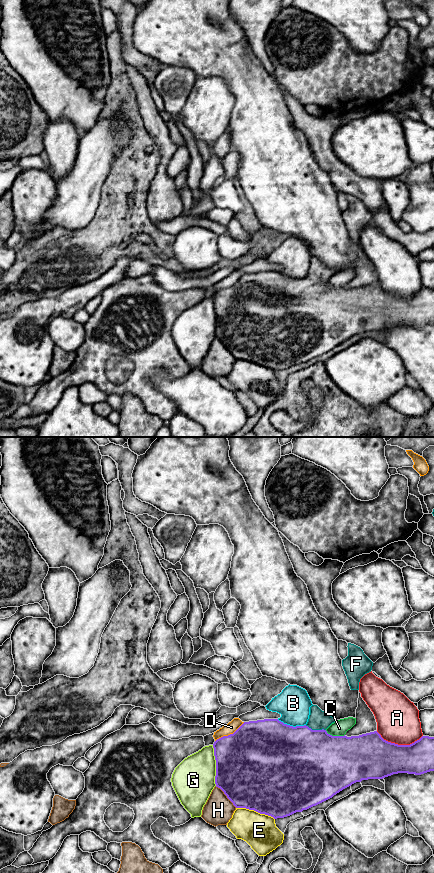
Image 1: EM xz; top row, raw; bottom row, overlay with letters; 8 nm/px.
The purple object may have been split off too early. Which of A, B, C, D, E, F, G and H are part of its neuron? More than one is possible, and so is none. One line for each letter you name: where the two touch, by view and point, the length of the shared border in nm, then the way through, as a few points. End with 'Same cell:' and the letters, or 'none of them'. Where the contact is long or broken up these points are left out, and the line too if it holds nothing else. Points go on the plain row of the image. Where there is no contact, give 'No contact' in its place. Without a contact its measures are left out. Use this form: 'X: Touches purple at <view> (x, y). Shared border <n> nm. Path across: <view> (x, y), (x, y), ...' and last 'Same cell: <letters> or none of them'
F: Touches purple at xz (315, 282). Shared border 170 nm. Path across: xz (312, 313), (312, 290), (315, 282), (318, 271)
Same cell: F

